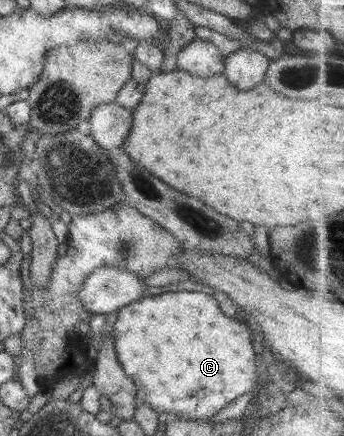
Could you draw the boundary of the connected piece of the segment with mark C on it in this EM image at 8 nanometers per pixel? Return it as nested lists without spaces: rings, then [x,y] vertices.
[[[183,290],[146,295],[122,306],[110,334],[114,340],[117,360],[132,378],[140,403],[153,407],[157,412],[182,419],[209,419],[221,408],[231,404],[237,396],[251,392],[255,386],[257,391],[262,388],[265,376],[260,376],[259,384],[255,376],[257,362],[251,344],[254,329],[241,316],[227,317],[213,295]]]

